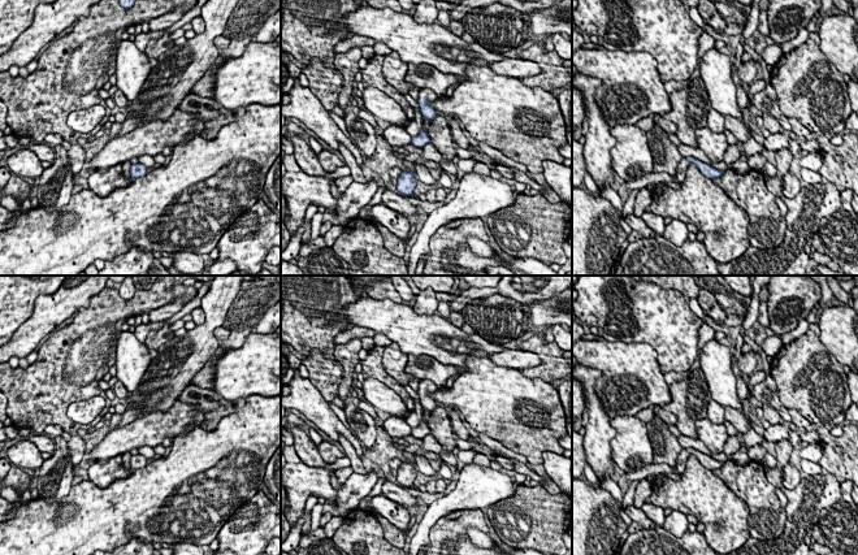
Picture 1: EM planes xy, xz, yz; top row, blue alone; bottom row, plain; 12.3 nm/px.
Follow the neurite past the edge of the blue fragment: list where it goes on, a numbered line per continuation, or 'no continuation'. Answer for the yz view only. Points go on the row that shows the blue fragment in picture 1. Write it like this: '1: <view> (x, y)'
no continuation

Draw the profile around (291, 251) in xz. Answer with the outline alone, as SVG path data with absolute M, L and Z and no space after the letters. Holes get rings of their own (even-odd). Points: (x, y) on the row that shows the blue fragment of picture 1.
M311 204L304 216L304 221L302 226L296 230L296 233L291 237L285 251L281 252L281 260L291 260L299 256L299 250L302 247L302 237L306 230L306 226L311 222L312 217L318 212L317 205Z

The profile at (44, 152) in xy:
M29 143L26 148L35 152L40 161L48 161L48 162L55 161L55 152L52 146L47 146L44 143L36 143L36 144Z

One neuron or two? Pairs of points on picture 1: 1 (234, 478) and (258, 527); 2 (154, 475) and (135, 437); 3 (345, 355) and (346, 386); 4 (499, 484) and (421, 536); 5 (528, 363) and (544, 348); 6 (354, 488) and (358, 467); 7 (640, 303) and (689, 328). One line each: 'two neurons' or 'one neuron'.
1: two neurons
2: two neurons
3: one neuron
4: one neuron
5: two neurons
6: two neurons
7: one neuron

